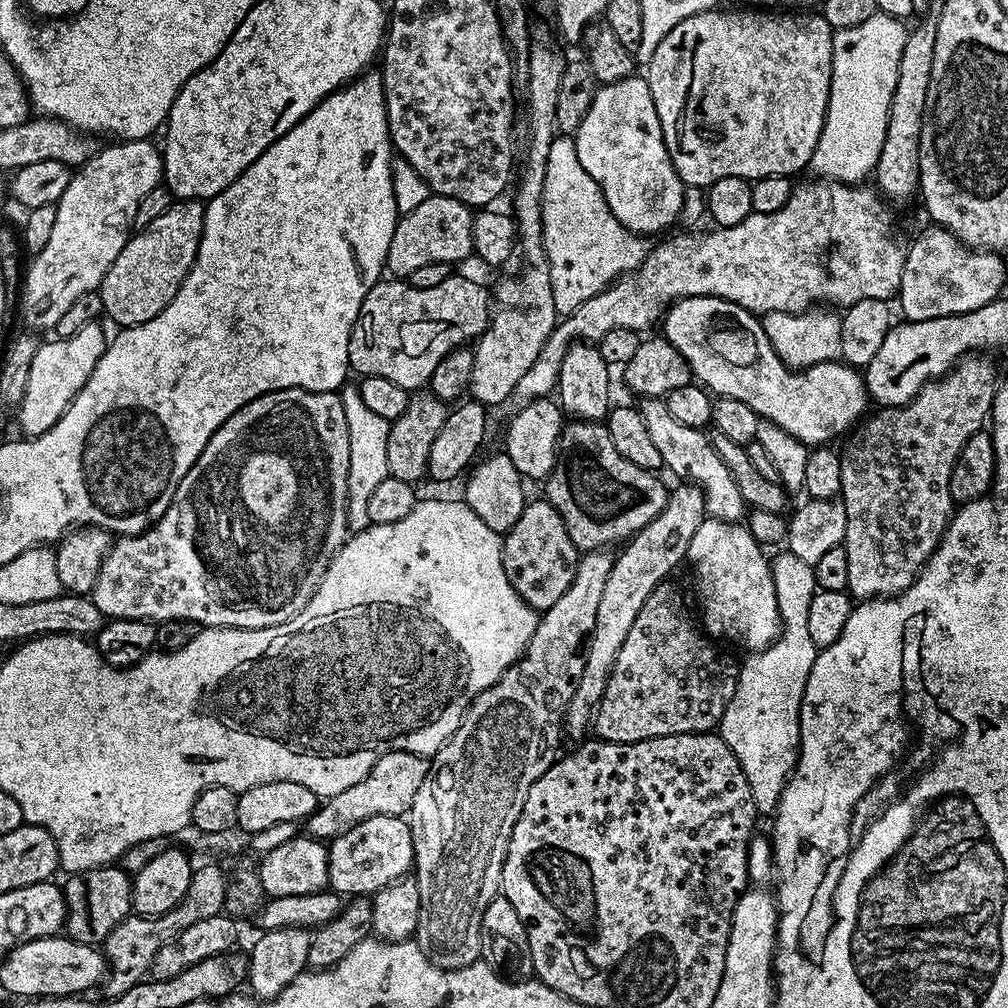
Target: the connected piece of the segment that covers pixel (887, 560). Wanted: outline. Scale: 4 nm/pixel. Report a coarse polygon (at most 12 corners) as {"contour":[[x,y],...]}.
{"contour":[[965,356],[843,441],[853,601],[899,596],[954,511],[998,375]]}

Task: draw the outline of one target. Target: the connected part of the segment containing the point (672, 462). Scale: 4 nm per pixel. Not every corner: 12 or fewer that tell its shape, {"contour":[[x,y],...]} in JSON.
{"contour":[[667,399],[638,407],[664,468],[703,490],[707,515],[743,521],[744,499],[701,429]]}

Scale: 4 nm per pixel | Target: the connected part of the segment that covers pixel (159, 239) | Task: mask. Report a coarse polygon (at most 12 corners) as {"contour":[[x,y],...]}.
{"contour":[[204,204],[129,235],[98,289],[104,316],[158,315],[192,269]]}

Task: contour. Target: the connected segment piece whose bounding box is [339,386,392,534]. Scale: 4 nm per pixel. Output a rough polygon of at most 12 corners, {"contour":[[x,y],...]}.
{"contour":[[339,393],[350,430],[349,533],[370,524],[369,503],[385,480],[391,423]]}

